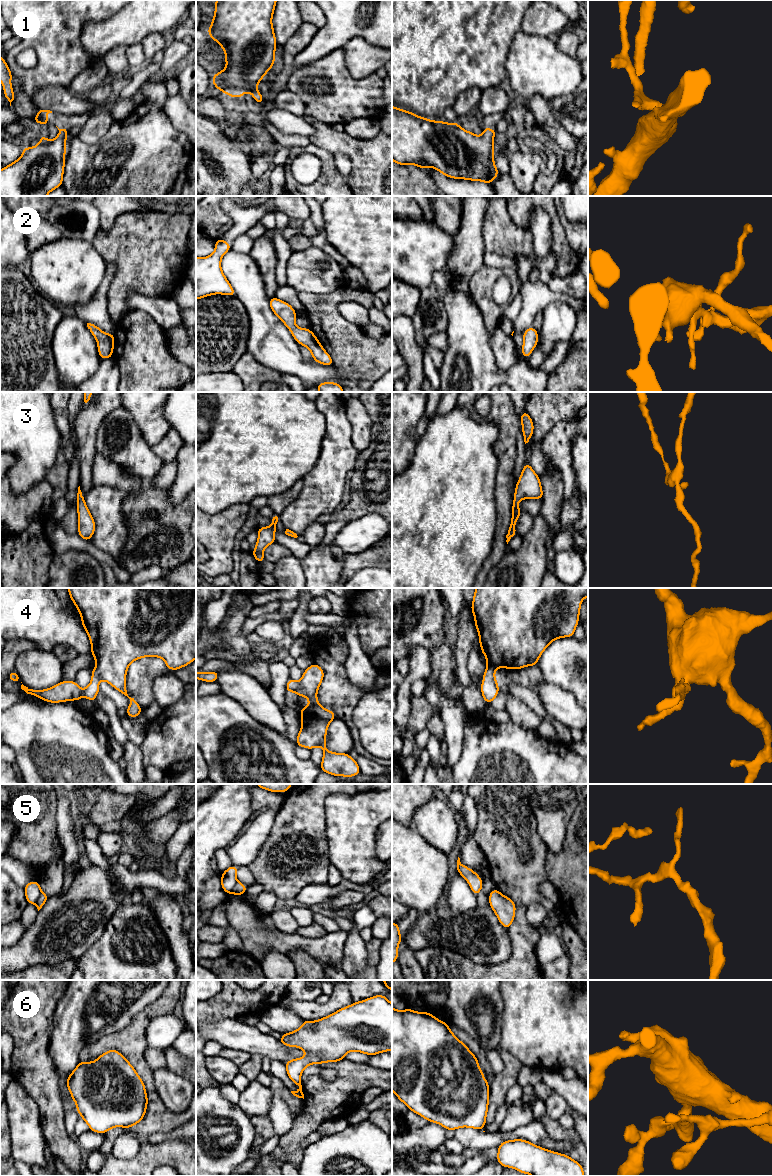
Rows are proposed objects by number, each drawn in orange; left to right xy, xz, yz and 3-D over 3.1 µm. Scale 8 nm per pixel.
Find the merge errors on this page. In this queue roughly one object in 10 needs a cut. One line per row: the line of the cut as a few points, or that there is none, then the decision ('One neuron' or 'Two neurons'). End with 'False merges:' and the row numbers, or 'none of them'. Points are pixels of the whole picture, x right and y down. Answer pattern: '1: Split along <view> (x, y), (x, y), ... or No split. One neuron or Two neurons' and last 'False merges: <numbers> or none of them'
1: No split. One neuron
2: No split. One neuron
3: No split. One neuron
4: No split. One neuron
5: Split along xy (41, 891), (34, 903). Two neurons
6: No split. One neuron
False merges: 5

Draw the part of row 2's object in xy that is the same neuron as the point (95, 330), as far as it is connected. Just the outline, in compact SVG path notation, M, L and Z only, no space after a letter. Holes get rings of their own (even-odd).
M87 323L87 327L90 330L91 334L96 338L98 353L101 359L103 360L113 357L113 348L115 341L114 333L104 333L98 326L91 323Z

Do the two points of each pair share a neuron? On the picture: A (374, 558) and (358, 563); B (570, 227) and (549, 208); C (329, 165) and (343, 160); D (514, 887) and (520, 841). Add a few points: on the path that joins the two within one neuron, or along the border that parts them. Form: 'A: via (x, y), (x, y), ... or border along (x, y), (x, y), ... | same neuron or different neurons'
A: via (370, 558), (362, 559) | same neuron
B: border along (555, 206), (568, 239) | different neurons
C: border along (332, 155), (335, 166), (345, 184) | different neurons
D: via (517, 876), (517, 852) | same neuron

